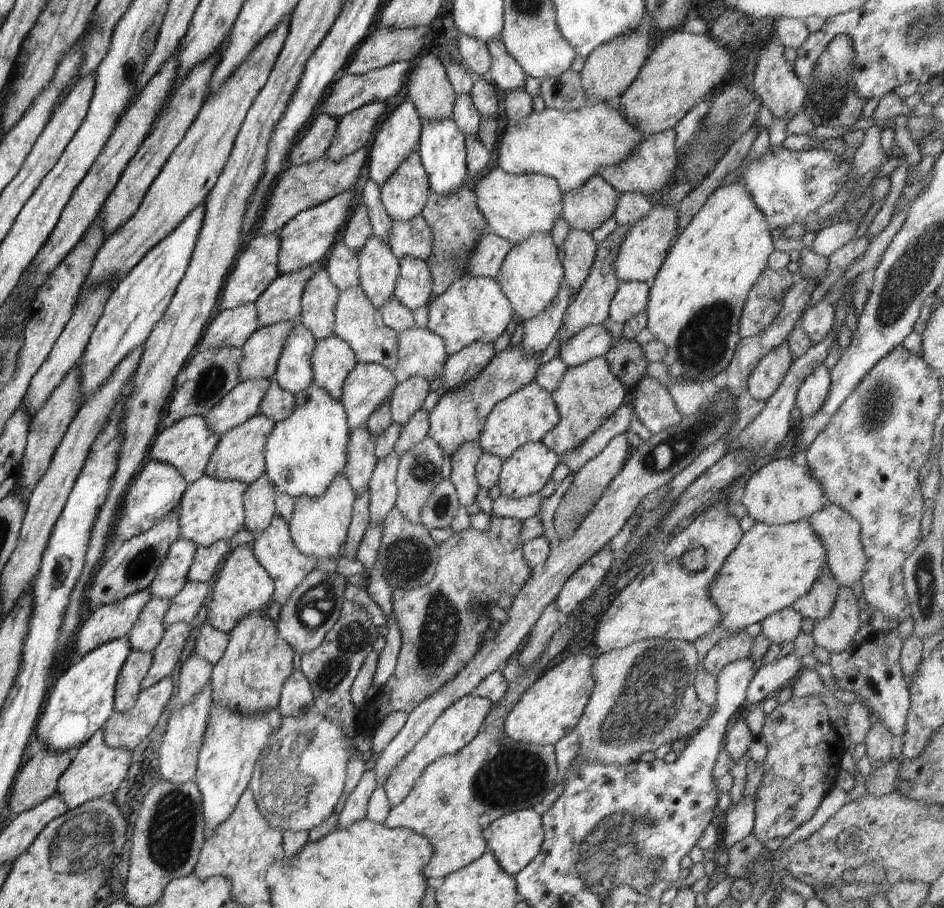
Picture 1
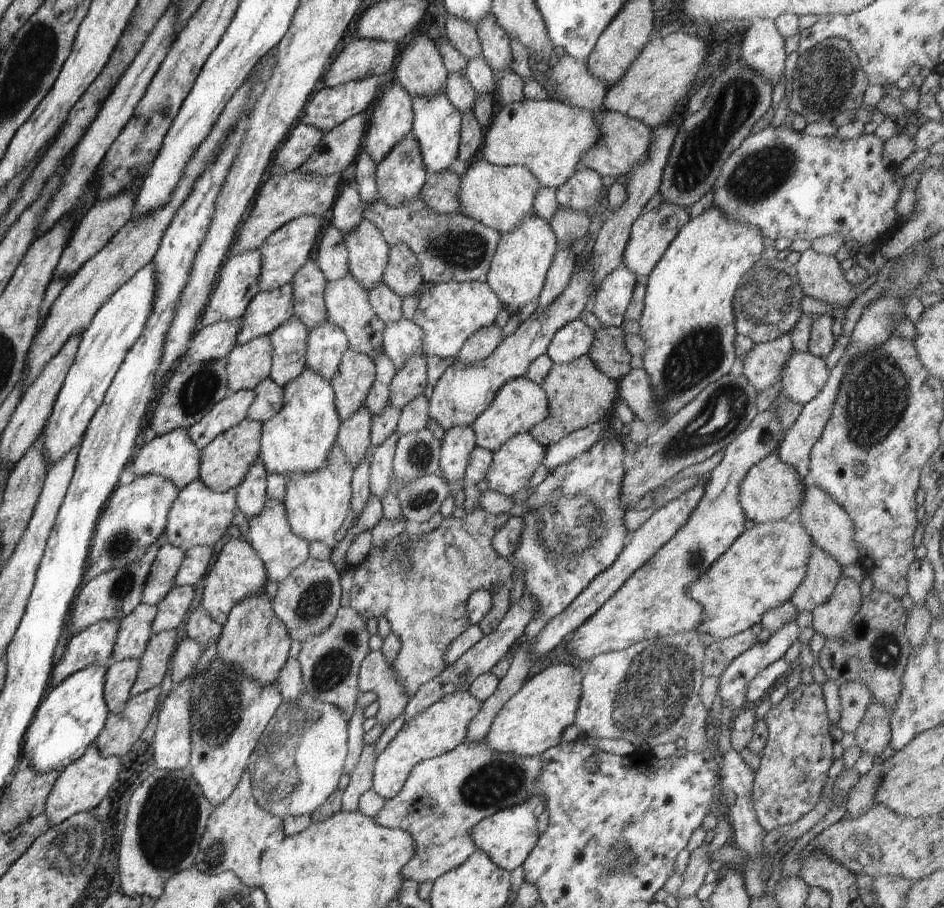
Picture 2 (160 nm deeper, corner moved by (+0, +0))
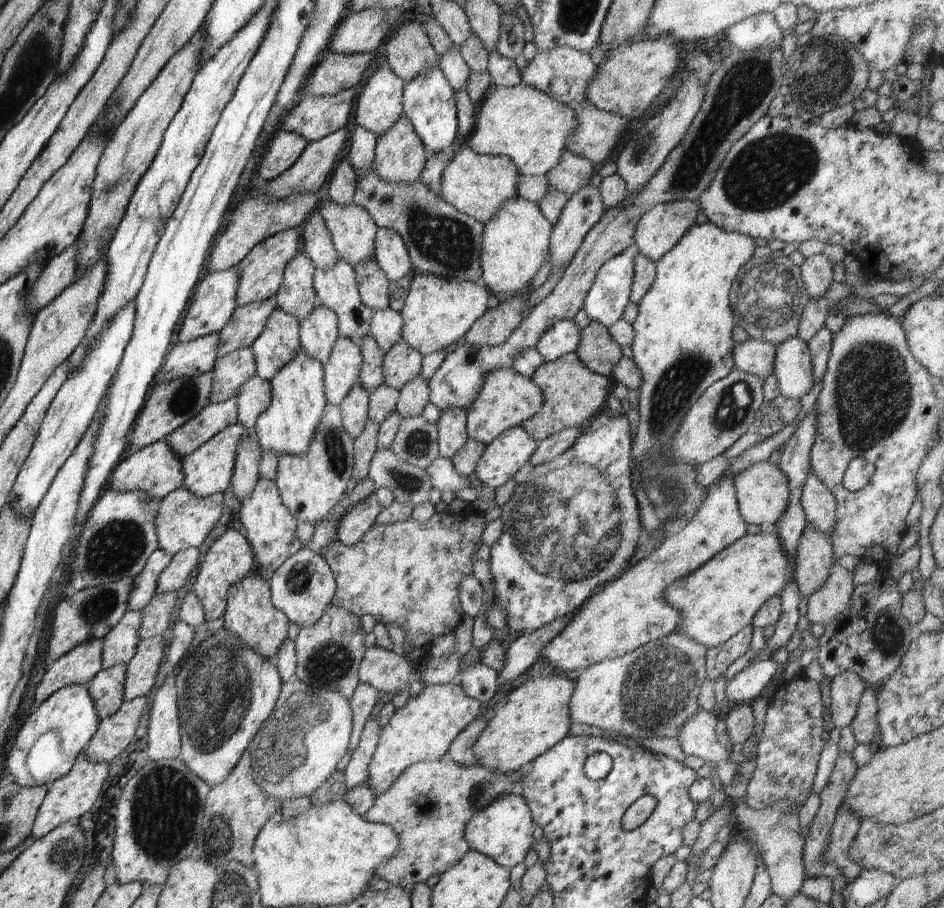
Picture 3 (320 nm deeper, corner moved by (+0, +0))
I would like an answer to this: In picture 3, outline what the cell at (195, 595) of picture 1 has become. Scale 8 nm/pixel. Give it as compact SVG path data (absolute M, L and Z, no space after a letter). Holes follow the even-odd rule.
M156 593L141 610L142 622L138 629L140 639L161 636L172 624L172 614L176 608L176 593Z

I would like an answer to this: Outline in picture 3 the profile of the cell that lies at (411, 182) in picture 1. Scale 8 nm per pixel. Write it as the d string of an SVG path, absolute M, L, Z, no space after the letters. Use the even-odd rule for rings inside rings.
M406 115L400 118L384 134L377 136L375 157L371 166L383 181L389 183L413 183L419 179L427 159L426 148L422 139L414 130L413 124Z

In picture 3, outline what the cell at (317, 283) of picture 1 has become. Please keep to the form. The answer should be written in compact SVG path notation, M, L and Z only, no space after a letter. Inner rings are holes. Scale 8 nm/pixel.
M300 250L286 264L281 287L276 293L278 308L296 317L305 319L318 305L322 305L313 285L316 270L309 256Z

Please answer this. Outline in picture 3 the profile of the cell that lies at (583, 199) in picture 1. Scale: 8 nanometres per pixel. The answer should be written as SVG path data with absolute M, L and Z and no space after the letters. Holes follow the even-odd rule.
M566 149L562 159L552 170L546 174L550 186L559 191L565 191L569 196L577 193L583 186L590 183L594 168L587 158L574 154Z

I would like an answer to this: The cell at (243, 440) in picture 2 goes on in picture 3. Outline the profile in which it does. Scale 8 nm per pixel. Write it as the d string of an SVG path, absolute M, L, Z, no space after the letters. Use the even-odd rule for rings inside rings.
M241 424L230 425L181 459L181 469L184 475L182 487L193 492L198 498L223 493L231 484L237 444L248 433L248 429Z

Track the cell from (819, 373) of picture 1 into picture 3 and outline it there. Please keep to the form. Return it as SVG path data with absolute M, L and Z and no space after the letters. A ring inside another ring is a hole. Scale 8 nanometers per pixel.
M798 336L777 345L773 373L783 395L800 400L813 387L811 358L809 346Z

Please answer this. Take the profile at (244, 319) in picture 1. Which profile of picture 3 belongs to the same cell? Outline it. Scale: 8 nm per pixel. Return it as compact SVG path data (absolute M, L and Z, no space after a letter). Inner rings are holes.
M219 333L206 335L190 342L175 342L165 356L154 382L173 381L177 377L203 375L213 370L218 352Z

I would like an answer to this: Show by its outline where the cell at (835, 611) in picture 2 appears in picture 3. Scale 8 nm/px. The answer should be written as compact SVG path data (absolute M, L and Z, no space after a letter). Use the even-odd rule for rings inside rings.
M837 562L832 563L828 578L808 598L809 622L826 626L845 611L854 589L853 573Z

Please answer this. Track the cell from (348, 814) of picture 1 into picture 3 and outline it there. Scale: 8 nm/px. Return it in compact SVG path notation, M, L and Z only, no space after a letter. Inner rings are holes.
M369 718L363 728L358 746L351 754L348 766L345 768L345 785L349 792L355 786L365 784L368 778L368 765L374 756L380 738L380 718Z

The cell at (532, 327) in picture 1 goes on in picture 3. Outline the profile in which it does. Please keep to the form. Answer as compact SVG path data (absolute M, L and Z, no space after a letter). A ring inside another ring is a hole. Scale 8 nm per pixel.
M592 183L569 197L551 232L551 273L554 268L568 266L588 231L602 218L605 209L599 188Z

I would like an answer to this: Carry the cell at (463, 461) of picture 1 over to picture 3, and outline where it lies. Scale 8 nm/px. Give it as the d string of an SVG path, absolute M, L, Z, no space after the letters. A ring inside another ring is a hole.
M448 407L440 412L439 419L435 423L439 432L439 456L451 460L469 439L466 428L467 410Z

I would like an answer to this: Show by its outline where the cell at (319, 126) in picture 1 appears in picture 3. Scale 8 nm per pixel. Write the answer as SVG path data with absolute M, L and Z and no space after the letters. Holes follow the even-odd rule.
M275 132L261 157L256 170L257 177L269 181L280 176L298 160L307 144L307 140L298 136L298 133Z

